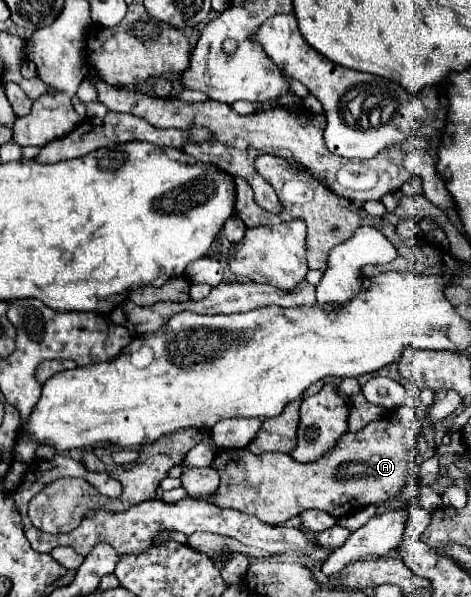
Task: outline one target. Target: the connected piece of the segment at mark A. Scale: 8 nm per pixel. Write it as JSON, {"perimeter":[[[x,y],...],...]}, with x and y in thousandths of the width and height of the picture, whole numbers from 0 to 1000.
{"perimeter":[[[870,677],[832,690],[832,700],[786,707],[760,724],[718,734],[709,754],[671,774],[637,777],[611,760],[535,760],[531,754],[463,754],[450,784],[467,794],[467,821],[437,834],[467,851],[501,851],[565,878],[603,878],[645,854],[684,854],[713,868],[752,861],[769,848],[815,841],[845,827],[875,794],[883,730],[896,724],[892,700]]]}

